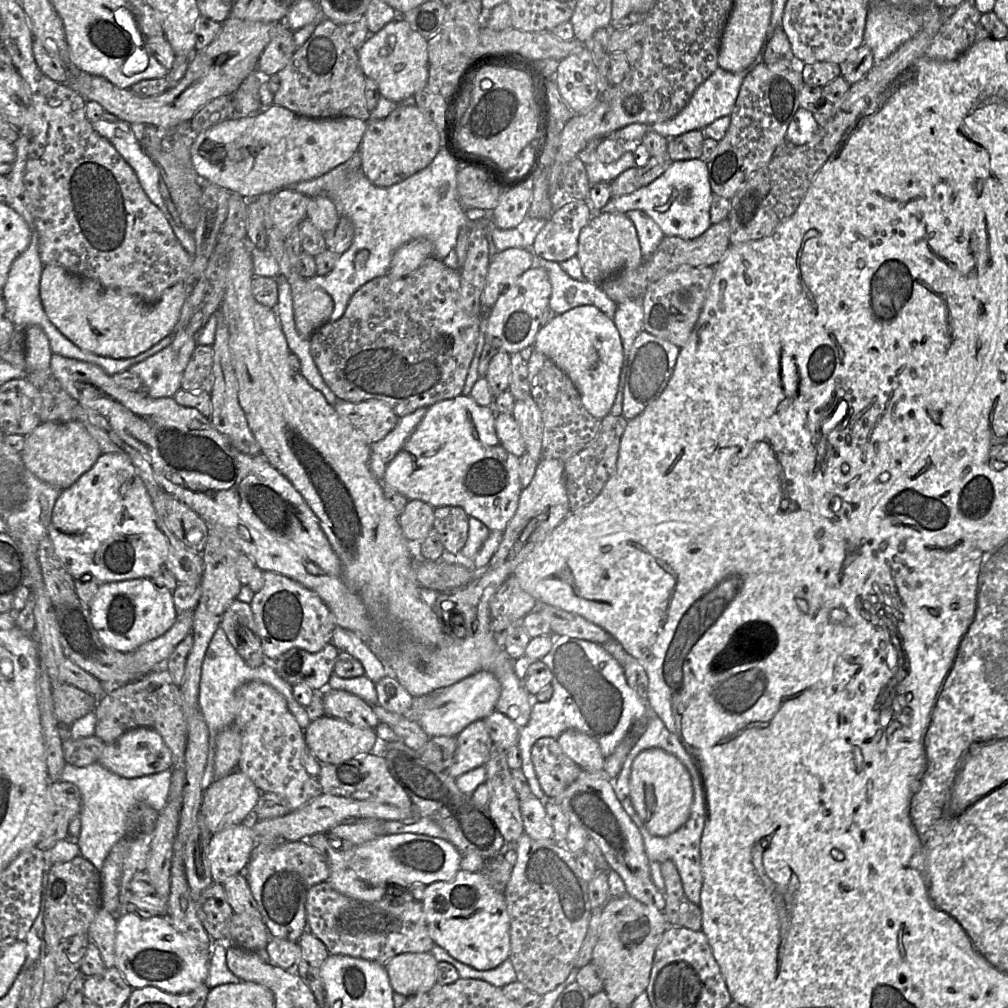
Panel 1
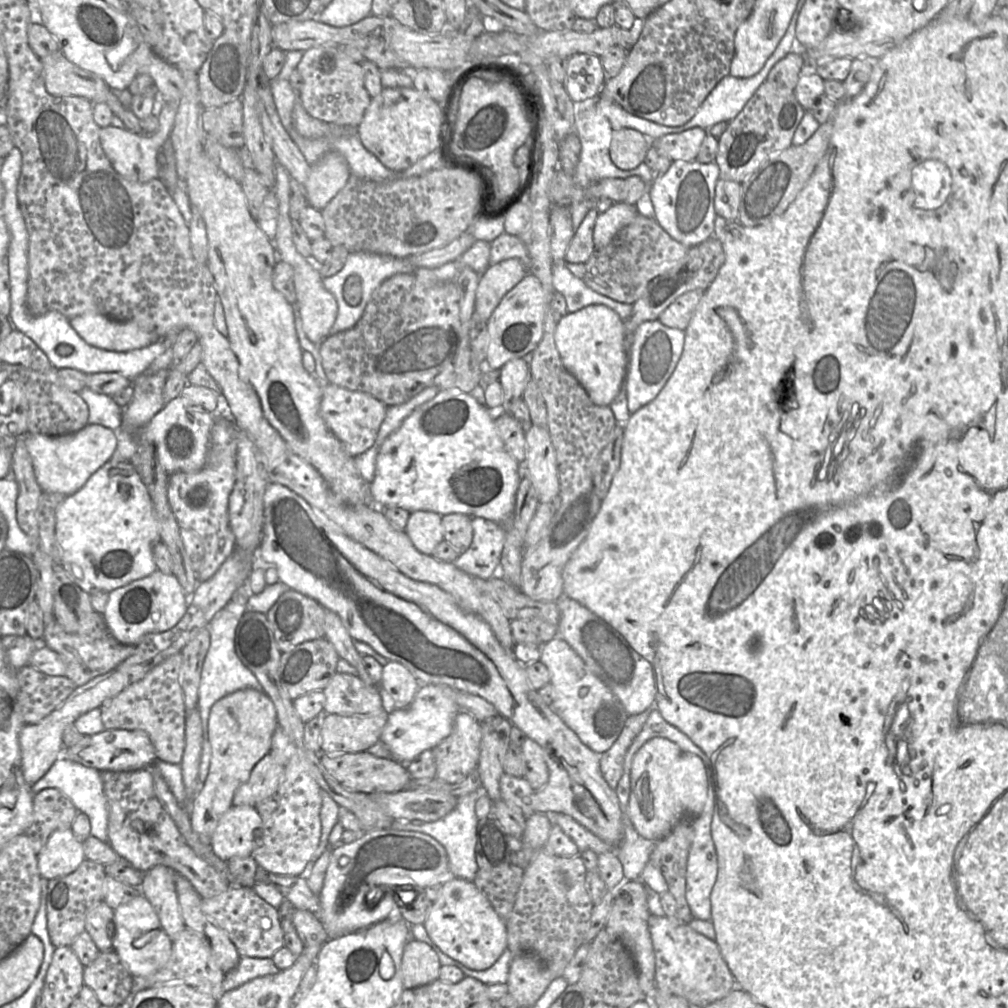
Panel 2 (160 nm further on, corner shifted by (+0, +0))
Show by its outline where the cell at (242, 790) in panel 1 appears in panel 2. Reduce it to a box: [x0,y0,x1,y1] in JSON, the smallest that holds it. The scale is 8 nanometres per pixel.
[233,754,283,807]

